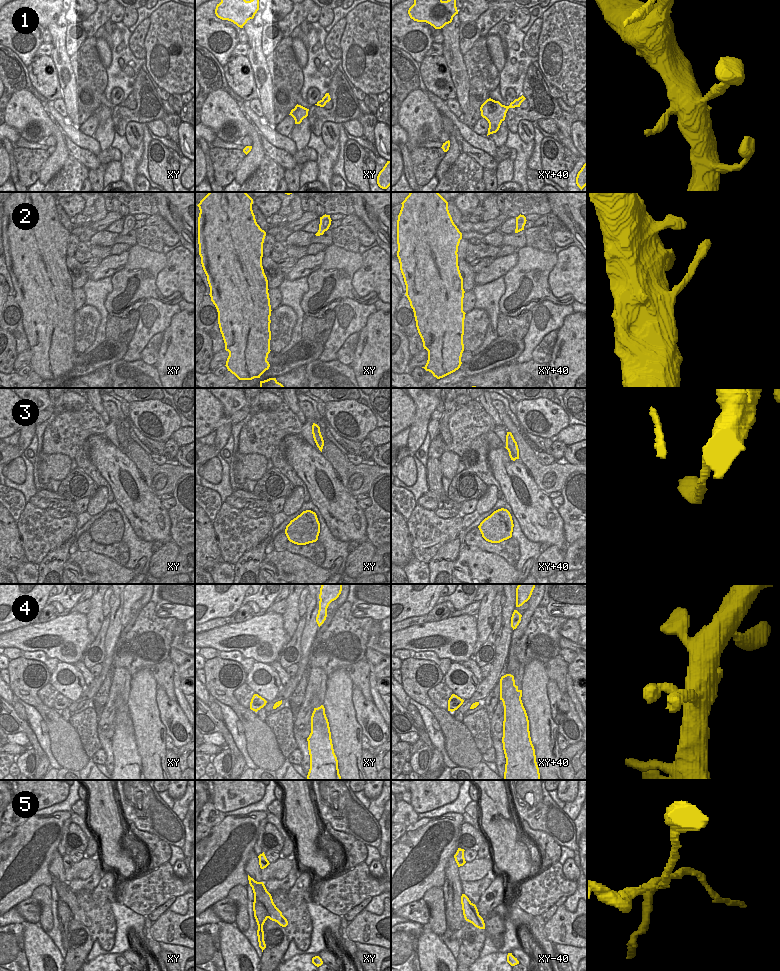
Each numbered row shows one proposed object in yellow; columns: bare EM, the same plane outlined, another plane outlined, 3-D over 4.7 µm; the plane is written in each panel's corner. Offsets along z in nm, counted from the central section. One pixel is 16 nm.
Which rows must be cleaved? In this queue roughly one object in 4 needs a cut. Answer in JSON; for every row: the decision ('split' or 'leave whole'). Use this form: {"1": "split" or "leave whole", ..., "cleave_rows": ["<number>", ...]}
{"1": "leave whole", "2": "leave whole", "3": "leave whole", "4": "leave whole", "5": "split", "cleave_rows": ["5"]}

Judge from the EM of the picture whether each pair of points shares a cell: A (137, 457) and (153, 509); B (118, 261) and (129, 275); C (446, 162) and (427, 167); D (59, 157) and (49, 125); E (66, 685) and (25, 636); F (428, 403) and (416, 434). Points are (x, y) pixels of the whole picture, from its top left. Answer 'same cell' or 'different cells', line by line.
A: different cells
B: different cells
C: different cells
D: same cell
E: different cells
F: same cell

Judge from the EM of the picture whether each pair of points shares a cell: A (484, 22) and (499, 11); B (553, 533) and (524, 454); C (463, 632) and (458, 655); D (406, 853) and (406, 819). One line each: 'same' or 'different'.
A: same
B: different
C: same
D: different

